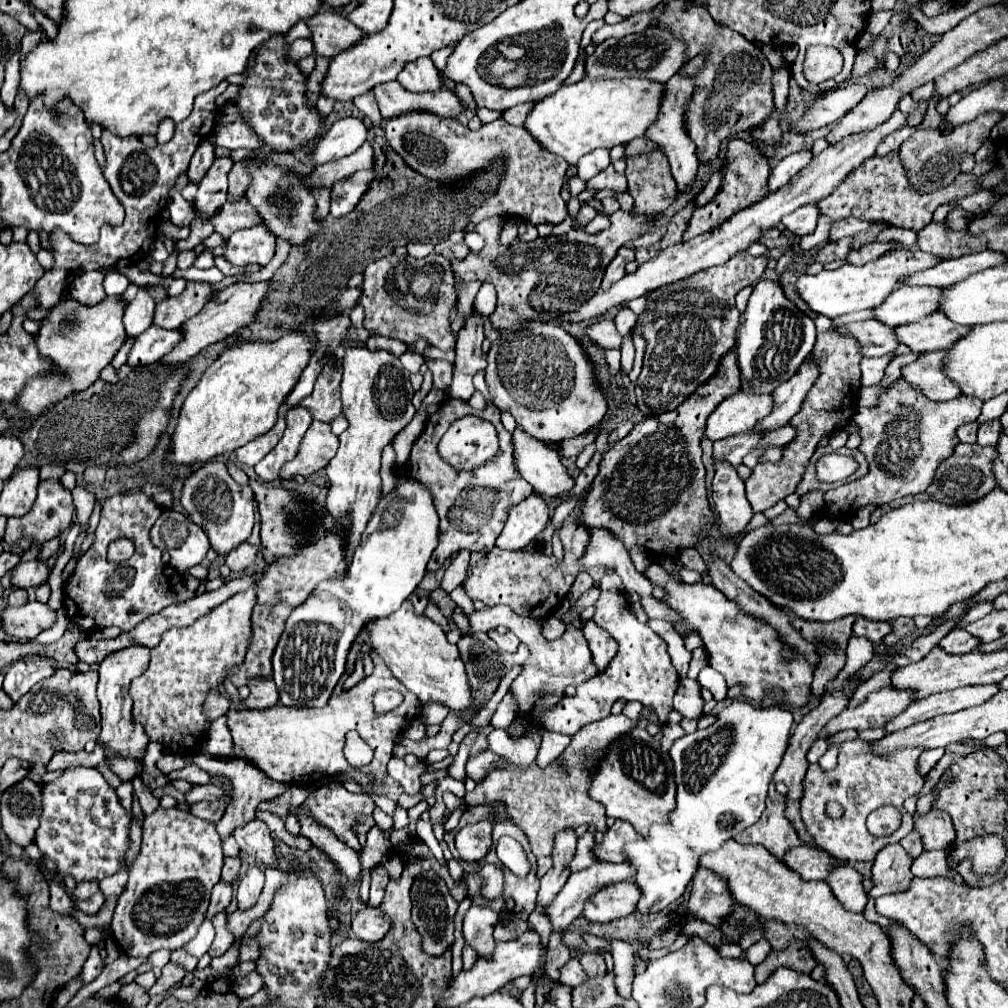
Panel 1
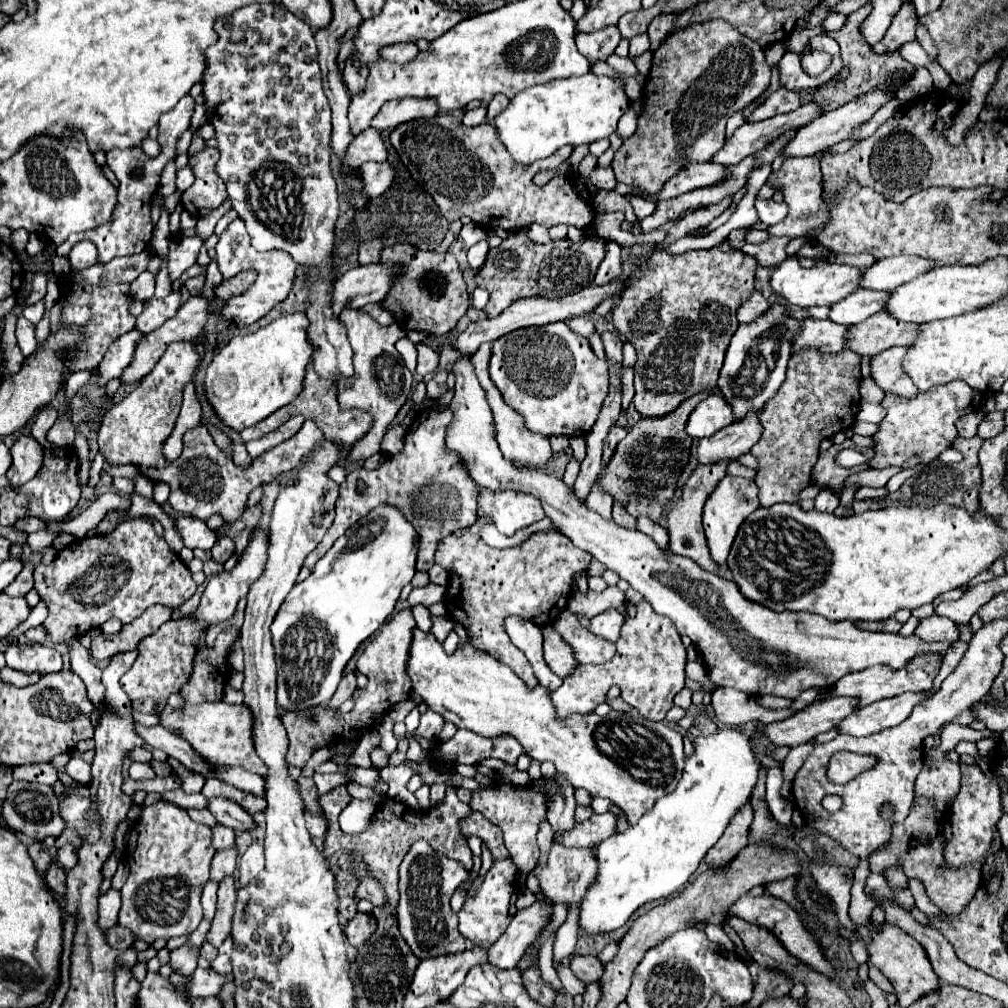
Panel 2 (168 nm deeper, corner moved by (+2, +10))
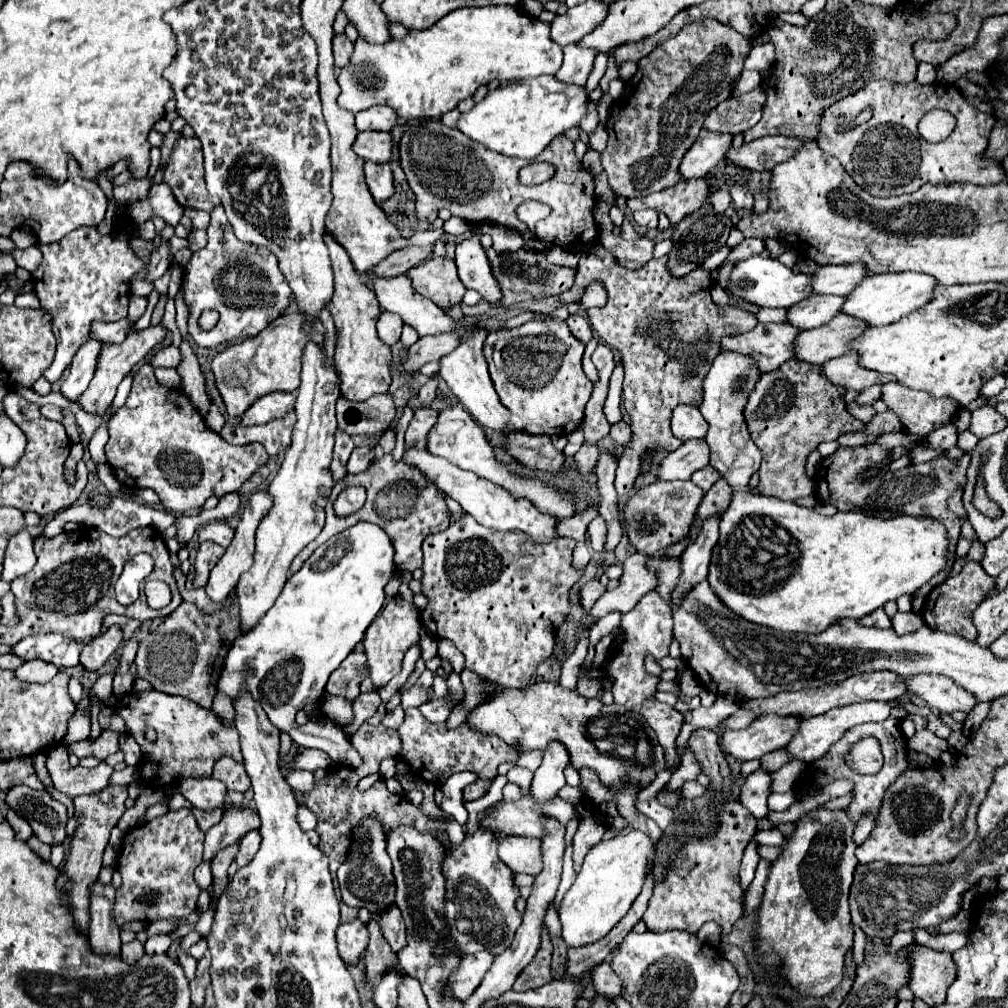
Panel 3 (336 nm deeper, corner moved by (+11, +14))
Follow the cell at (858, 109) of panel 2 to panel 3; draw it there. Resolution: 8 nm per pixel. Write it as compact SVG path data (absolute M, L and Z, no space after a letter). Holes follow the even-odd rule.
M764 136L750 144L744 144L740 150L730 148L728 160L754 168L754 170L772 170L780 160L788 160L796 148L802 148L808 140L792 138L792 136Z

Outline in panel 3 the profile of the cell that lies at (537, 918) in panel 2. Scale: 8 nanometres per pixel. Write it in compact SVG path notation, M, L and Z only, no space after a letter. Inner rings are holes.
M476 952L472 956L464 956L458 972L450 976L450 988L452 994L460 1000L466 1000L476 986L480 986L480 980L484 980L488 968L492 966L494 956L490 952Z

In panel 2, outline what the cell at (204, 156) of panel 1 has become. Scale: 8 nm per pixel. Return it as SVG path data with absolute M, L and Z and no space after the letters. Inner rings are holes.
M185 166L183 170L177 172L177 180L175 180L175 186L177 186L177 192L185 192L189 186L193 184L193 172L189 166Z

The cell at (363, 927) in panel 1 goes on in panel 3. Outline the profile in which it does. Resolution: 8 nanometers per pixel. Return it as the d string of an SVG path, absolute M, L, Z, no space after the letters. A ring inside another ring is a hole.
M358 918L344 922L336 930L336 940L338 940L338 950L344 962L356 964L366 950L368 944L368 928L362 924Z

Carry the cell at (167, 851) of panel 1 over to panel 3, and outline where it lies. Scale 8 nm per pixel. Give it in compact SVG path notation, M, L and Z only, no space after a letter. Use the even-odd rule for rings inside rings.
M192 810L166 812L150 822L134 826L126 832L120 846L116 870L122 874L122 886L116 890L114 920L118 926L138 920L156 922L166 918L182 918L196 910L200 888L192 874L202 862L204 832L200 832Z

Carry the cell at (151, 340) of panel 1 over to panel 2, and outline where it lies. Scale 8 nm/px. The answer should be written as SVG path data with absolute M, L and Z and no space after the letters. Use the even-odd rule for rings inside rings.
M131 330L123 336L119 336L109 350L105 352L99 368L97 368L97 384L105 386L111 378L119 378L125 364L129 364L129 360L133 360L133 344L137 344L137 340L141 340L141 332Z

